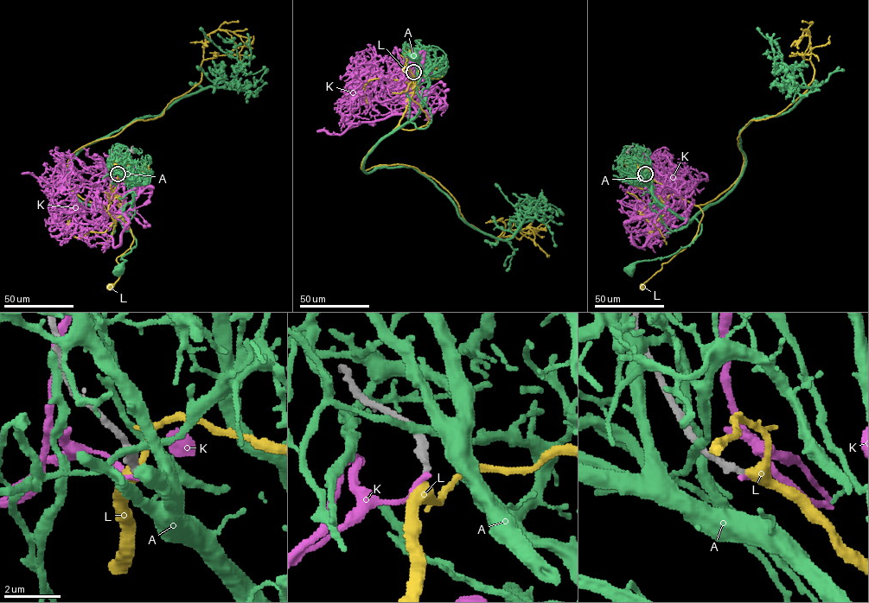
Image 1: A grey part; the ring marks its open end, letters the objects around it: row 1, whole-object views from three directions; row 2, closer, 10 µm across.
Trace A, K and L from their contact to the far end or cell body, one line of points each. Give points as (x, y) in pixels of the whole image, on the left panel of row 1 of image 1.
A: (118, 173), (124, 168), (132, 206), (124, 218), (115, 218), (136, 245), (122, 257), (126, 261), (121, 269)
K: (118, 174), (110, 178), (106, 202), (70, 212), (60, 212), (52, 204), (60, 187), (57, 181), (22, 174)
L: (118, 174), (118, 184), (104, 207), (128, 225), (133, 241), (116, 259), (120, 276), (110, 287)

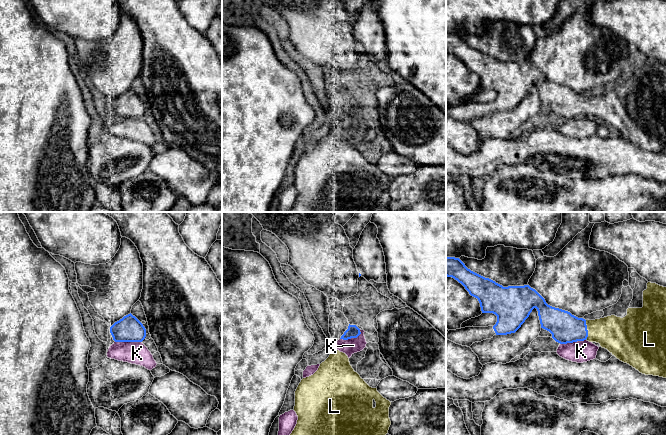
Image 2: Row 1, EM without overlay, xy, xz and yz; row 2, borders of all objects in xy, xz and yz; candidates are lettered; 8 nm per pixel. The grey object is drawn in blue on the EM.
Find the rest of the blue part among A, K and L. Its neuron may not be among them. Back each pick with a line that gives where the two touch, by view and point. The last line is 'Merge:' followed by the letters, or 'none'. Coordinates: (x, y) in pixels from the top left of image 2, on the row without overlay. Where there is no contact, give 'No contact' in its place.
L: Touches blue at yz (587, 106)
Merge: L

